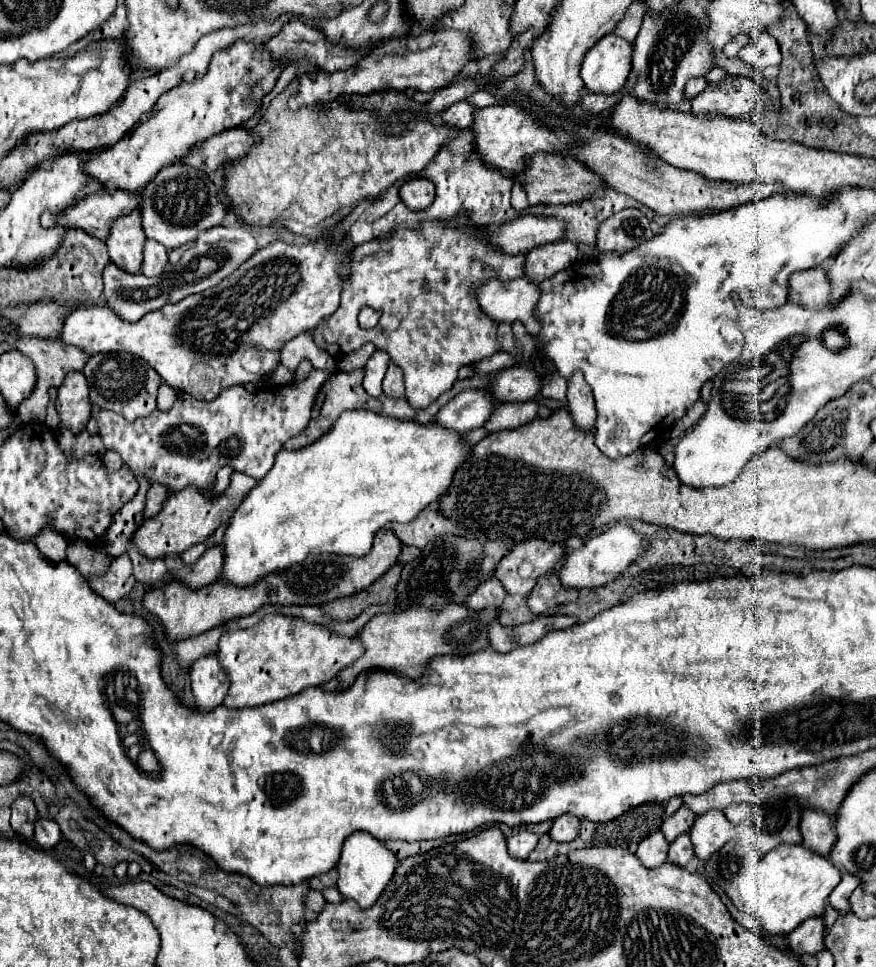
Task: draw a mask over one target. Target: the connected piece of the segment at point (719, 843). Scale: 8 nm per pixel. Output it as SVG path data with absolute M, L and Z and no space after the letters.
M710 809L694 821L690 829L690 839L694 843L696 855L706 861L718 849L722 849L734 837L734 825L718 809Z

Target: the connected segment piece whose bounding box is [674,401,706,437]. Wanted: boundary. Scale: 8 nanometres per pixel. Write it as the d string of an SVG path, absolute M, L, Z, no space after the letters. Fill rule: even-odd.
M696 401L696 403L686 411L686 415L684 415L680 421L676 421L676 425L674 425L674 437L684 435L684 433L704 415L704 411L706 411L706 403L704 403L704 401Z

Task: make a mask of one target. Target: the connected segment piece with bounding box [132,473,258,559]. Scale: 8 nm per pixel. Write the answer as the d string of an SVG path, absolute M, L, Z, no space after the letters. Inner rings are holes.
M232 473L232 481L228 485L228 489L216 497L216 501L206 499L198 489L184 487L182 491L176 491L168 497L168 501L164 503L164 509L160 515L156 515L154 519L146 519L140 529L134 533L132 545L138 547L146 557L150 559L160 559L162 555L180 555L182 551L186 551L188 547L202 543L204 539L208 539L220 525L228 525L234 511L238 509L238 505L242 503L242 499L246 497L246 493L250 493L250 489L256 485L258 481L250 475L242 475L242 473Z

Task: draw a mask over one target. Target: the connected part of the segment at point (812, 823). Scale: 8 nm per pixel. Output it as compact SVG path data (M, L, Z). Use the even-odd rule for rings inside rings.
M808 809L802 815L802 823L800 823L800 831L802 831L802 845L808 847L810 851L828 857L834 843L836 843L836 831L834 831L834 821L830 819L830 815L816 811L816 809Z

